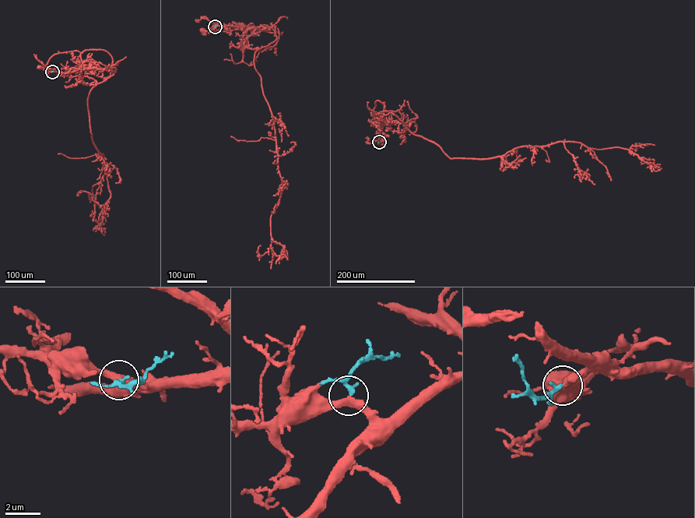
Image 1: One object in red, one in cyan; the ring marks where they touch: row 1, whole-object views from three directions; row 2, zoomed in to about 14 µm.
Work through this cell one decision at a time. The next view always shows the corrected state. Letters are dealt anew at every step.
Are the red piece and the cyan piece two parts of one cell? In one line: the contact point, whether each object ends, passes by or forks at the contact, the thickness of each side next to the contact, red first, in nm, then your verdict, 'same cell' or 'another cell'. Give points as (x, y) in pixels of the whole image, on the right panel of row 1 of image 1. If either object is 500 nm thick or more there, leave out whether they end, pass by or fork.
at (379, 142); red passes by; cyan passes by; 380 nm thick on the red side, 180 nm on the other; same cell

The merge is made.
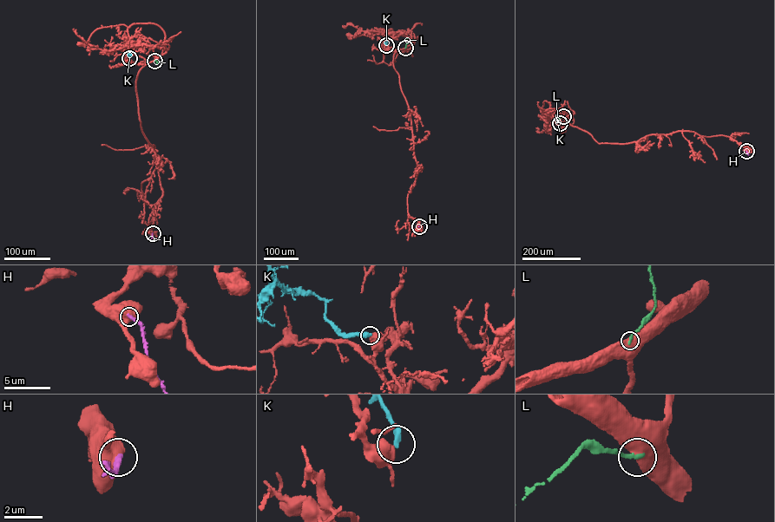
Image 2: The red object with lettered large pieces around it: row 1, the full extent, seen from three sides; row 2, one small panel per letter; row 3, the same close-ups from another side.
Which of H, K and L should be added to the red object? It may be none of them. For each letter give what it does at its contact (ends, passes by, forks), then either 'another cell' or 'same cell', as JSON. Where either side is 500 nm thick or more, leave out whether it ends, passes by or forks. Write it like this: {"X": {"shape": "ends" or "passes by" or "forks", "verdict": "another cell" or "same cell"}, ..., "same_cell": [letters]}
{"H": {"verdict": "another cell"}, "K": {"verdict": "another cell"}, "L": {"verdict": "another cell"}, "same_cell": []}

